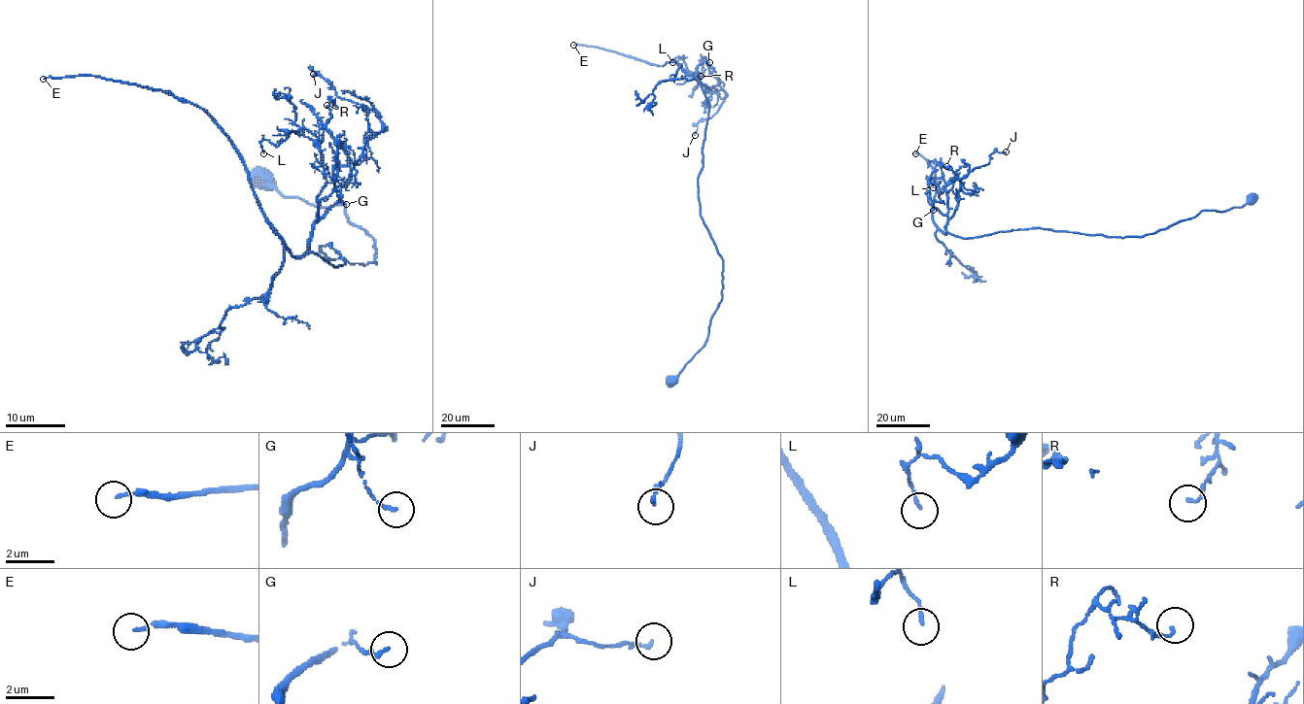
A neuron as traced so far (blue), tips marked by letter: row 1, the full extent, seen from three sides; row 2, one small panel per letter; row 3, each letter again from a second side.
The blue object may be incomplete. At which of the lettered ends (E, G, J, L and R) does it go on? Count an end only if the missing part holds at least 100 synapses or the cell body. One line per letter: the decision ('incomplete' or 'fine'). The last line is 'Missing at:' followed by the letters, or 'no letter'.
E: incomplete
G: fine
J: fine
L: fine
R: fine
Missing at: E

